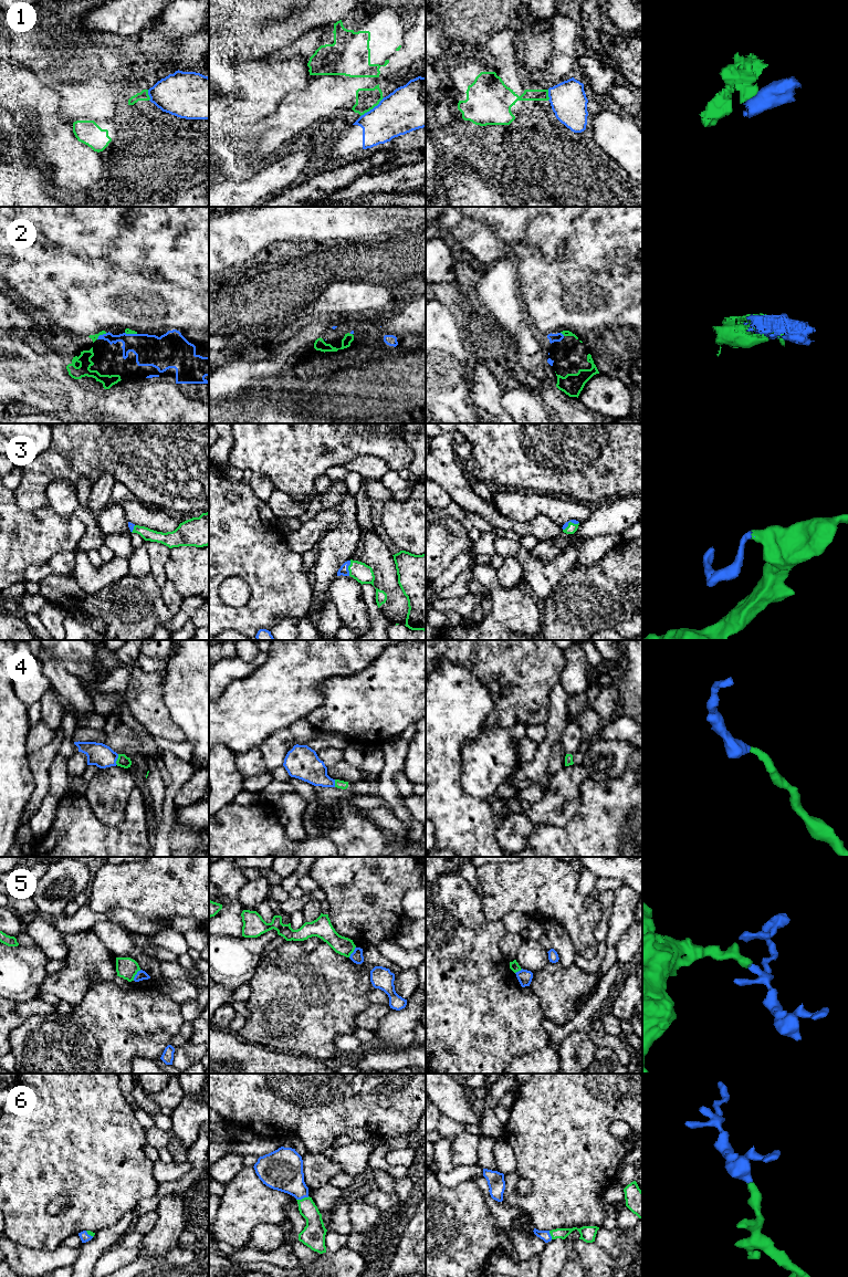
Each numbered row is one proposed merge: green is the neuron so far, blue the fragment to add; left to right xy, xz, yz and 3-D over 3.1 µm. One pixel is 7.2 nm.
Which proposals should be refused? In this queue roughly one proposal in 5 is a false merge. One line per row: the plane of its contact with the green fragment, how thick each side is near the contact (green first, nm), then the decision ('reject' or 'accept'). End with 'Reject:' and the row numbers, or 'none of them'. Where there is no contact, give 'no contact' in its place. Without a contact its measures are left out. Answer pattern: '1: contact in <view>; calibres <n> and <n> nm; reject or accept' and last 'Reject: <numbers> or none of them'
1: contact in xz; calibres 160 and 320 nm; reject
2: contact in xy; calibres 50 and 130 nm; accept
3: contact in xz; calibres 140 and 70 nm; accept
4: contact in xy; calibres 90 and 170 nm; accept
5: contact in xy; calibres 160 and 70 nm; reject
6: contact in xz; calibres 150 and 280 nm; accept
Reject: 1, 5

